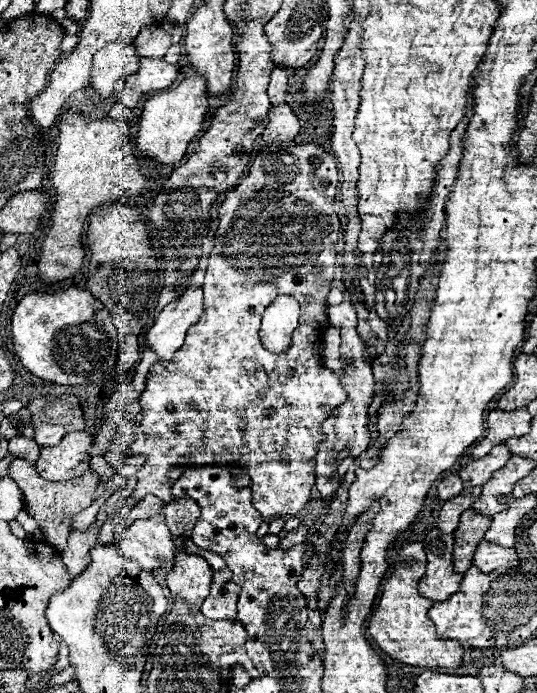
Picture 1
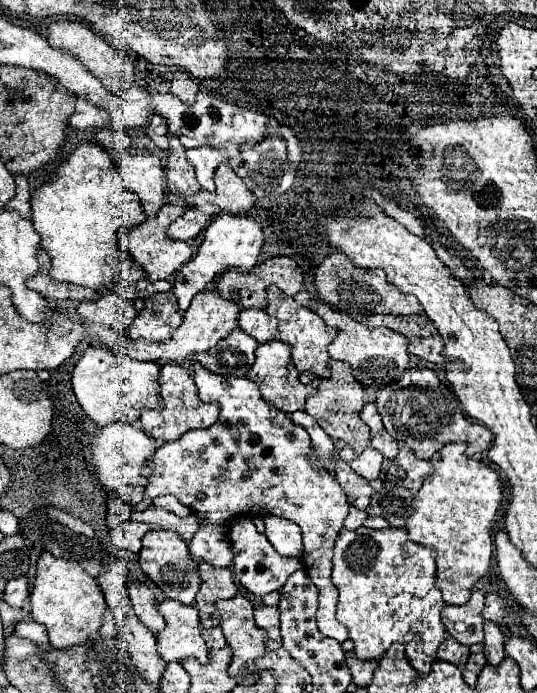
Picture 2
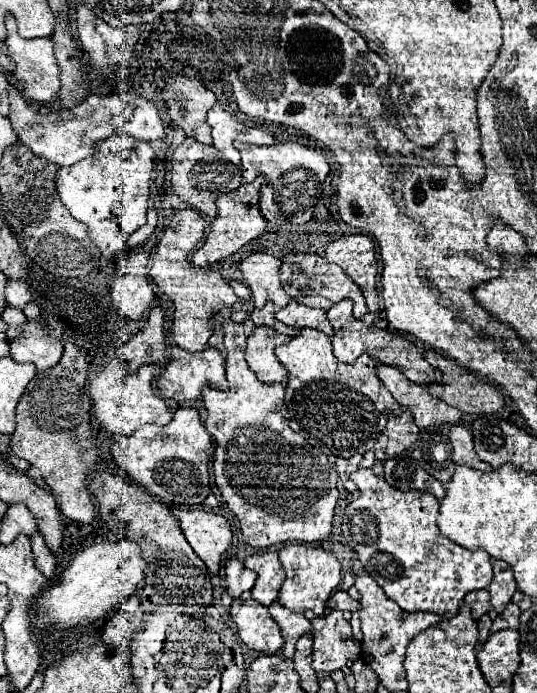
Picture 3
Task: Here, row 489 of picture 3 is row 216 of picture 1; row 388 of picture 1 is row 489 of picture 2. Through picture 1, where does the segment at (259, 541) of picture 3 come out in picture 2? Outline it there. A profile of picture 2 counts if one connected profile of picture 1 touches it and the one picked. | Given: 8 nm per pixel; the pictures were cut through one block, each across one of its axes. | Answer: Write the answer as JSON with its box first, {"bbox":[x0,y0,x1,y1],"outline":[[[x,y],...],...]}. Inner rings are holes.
{"bbox":[144,362,350,642],"outline":[[[194,362],[194,382],[198,386],[198,396],[204,402],[218,402],[220,404],[220,416],[214,426],[208,430],[192,430],[186,432],[180,440],[166,442],[162,444],[154,456],[150,456],[150,472],[146,474],[148,486],[144,490],[146,496],[162,496],[162,494],[172,494],[180,500],[180,504],[188,506],[202,522],[204,530],[208,528],[208,537],[201,537],[199,531],[195,534],[188,546],[190,554],[208,562],[214,568],[228,568],[232,564],[232,548],[230,544],[224,544],[224,532],[228,530],[228,520],[236,516],[248,516],[254,510],[268,512],[280,518],[288,518],[294,524],[300,526],[302,530],[302,540],[304,540],[304,568],[312,582],[316,584],[320,596],[318,596],[318,612],[316,612],[316,622],[318,630],[334,638],[338,642],[344,642],[348,638],[348,632],[342,624],[336,620],[336,602],[338,602],[338,590],[330,580],[332,574],[332,554],[334,554],[334,544],[338,538],[338,532],[344,528],[344,518],[348,516],[350,504],[348,496],[342,490],[342,486],[336,482],[334,474],[328,468],[314,468],[308,460],[312,446],[310,446],[310,436],[306,430],[300,426],[294,426],[290,416],[280,412],[278,408],[270,406],[258,386],[248,380],[248,378],[232,378],[232,376],[218,376],[202,368],[198,362]]]}

